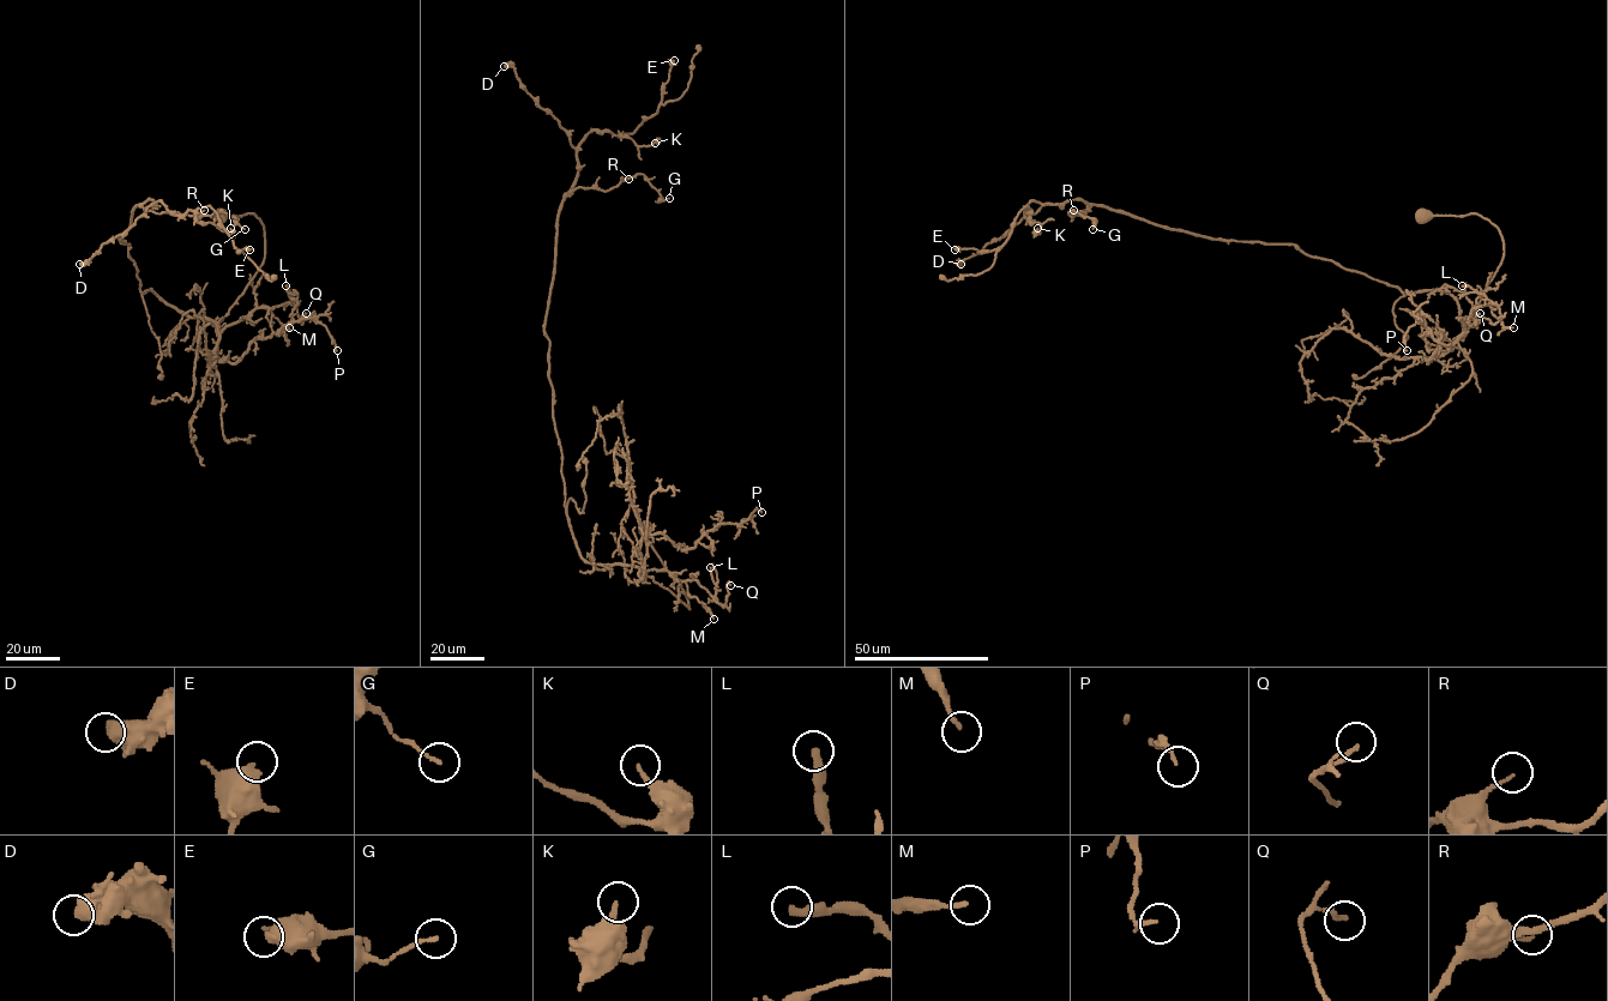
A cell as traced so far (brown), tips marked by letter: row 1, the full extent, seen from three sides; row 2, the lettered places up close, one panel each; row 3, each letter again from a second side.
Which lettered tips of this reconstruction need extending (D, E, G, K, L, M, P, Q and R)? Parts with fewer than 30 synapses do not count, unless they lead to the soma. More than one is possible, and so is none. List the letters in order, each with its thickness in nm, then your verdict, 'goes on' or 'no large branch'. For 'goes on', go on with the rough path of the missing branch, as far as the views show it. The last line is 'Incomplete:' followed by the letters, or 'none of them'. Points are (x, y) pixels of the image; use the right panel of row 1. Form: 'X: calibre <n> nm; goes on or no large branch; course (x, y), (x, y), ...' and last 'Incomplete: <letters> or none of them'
D: calibre 550 nm; no large branch
E: calibre 500 nm; no large branch
G: calibre 130 nm; no large branch
K: calibre 180 nm; no large branch
L: calibre 340 nm; no large branch
M: calibre 160 nm; no large branch
P: calibre 140 nm; no large branch
Q: calibre 160 nm; no large branch
R: calibre 110 nm; no large branch
Incomplete: none of them

